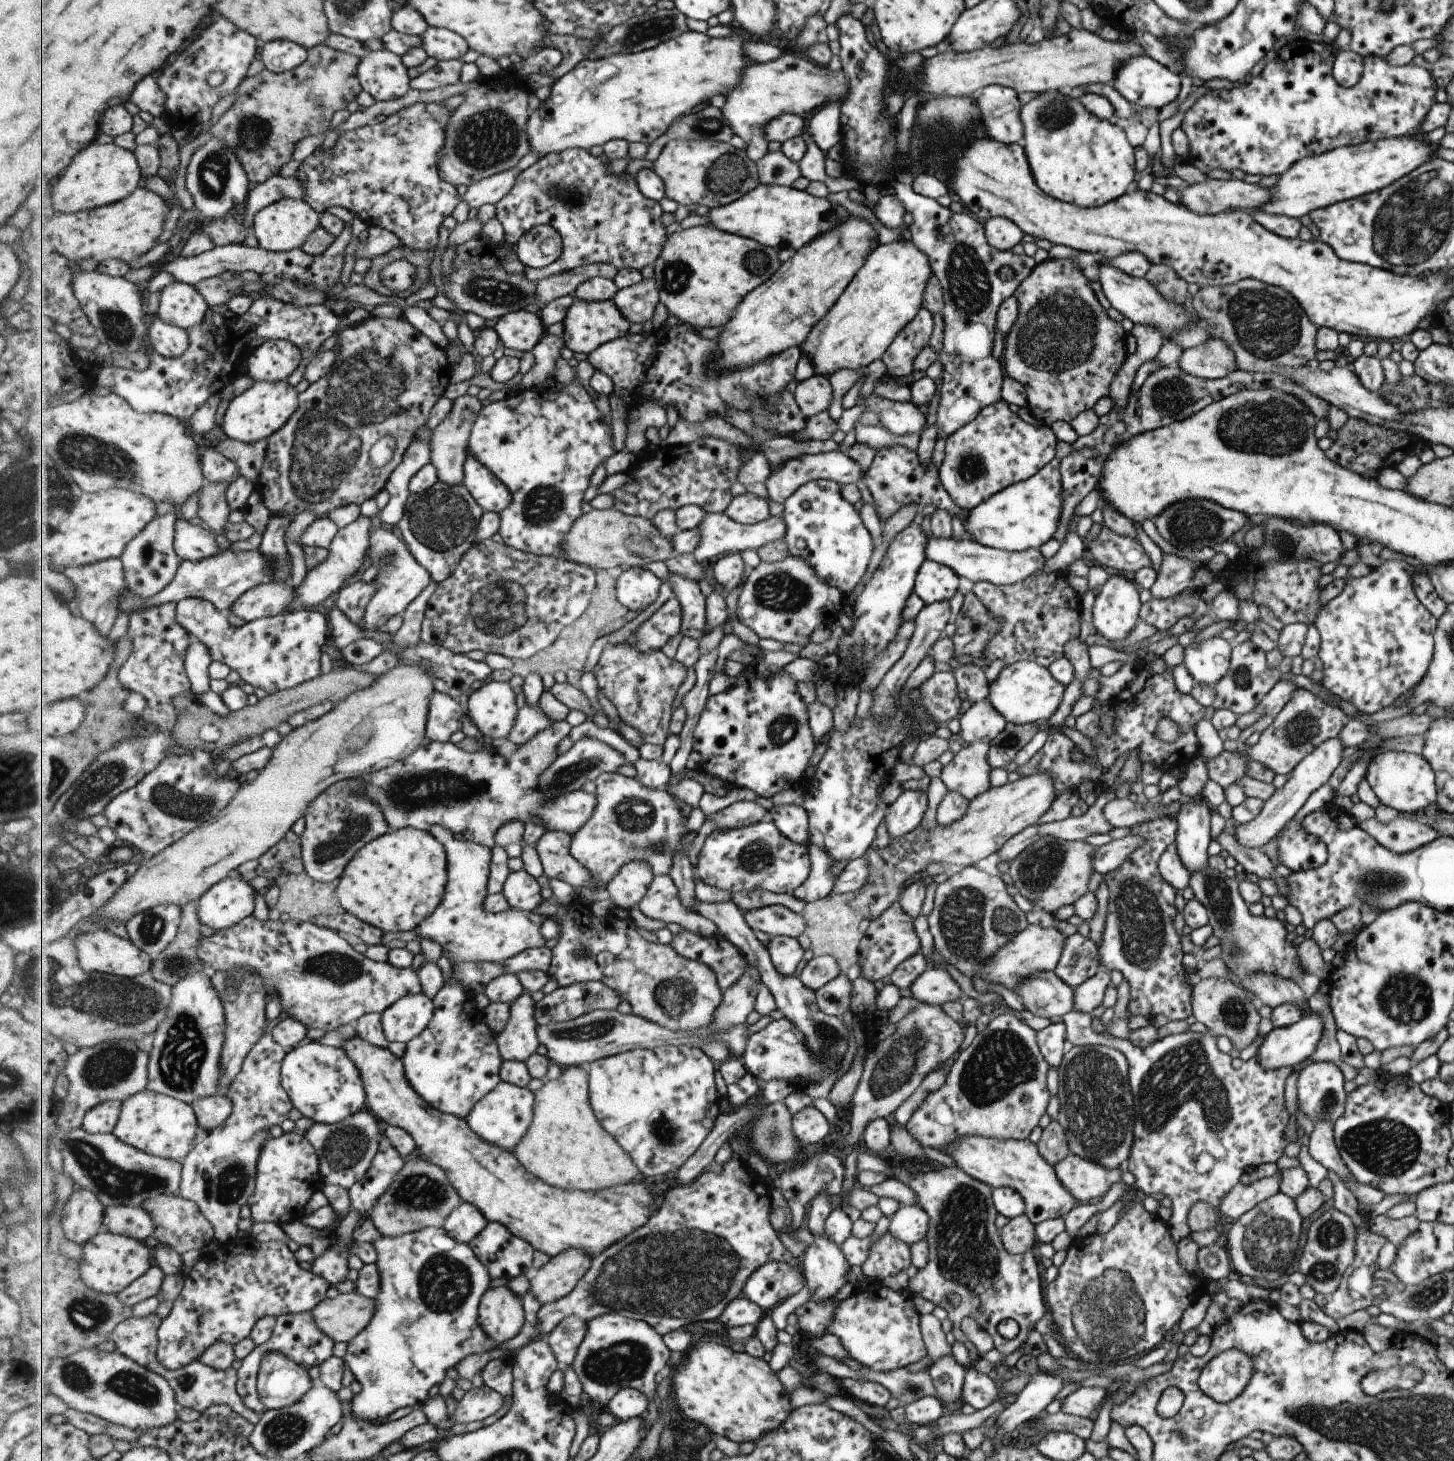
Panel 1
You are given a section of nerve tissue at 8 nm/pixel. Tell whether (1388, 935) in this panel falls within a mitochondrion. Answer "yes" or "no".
no

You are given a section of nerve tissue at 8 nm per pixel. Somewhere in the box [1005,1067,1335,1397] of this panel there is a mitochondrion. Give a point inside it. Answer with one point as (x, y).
(1107, 1315)

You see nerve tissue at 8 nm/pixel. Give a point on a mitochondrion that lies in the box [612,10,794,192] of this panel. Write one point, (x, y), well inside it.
(637, 36)

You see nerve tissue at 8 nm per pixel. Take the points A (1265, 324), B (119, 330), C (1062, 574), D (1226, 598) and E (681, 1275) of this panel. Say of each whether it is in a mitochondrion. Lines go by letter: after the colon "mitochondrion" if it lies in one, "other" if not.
A: mitochondrion
B: mitochondrion
C: other
D: other
E: mitochondrion

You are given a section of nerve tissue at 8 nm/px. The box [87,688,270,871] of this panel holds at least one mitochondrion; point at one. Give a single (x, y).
(169, 799)

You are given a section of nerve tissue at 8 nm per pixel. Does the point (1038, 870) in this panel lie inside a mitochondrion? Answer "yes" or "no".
yes

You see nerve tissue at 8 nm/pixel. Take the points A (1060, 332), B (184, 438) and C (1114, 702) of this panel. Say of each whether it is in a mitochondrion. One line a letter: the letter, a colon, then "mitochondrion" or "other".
A: mitochondrion
B: other
C: other

